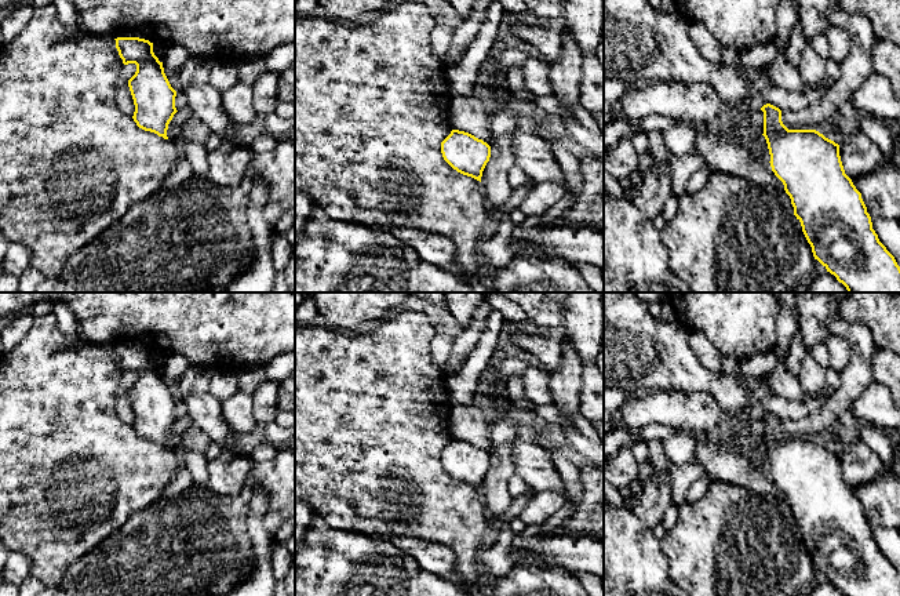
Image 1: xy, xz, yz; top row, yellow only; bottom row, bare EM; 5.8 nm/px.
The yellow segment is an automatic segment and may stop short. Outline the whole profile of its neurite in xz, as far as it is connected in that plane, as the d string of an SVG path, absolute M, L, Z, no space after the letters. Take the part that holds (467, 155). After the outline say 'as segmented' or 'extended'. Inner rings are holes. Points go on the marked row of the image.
M452 130L441 142L441 153L453 170L481 182L491 146L469 132Z; as segmented

